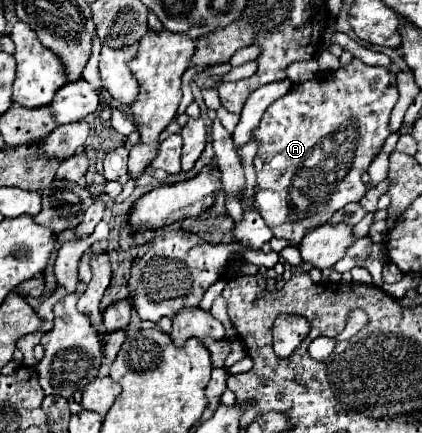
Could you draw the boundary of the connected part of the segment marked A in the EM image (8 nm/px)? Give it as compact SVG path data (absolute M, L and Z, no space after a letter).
M351 60L335 72L321 72L313 80L291 86L289 94L269 106L255 130L259 150L255 156L257 184L253 206L273 230L275 238L283 238L297 246L307 232L325 224L339 208L361 200L365 194L361 174L367 172L375 154L389 136L389 114L397 98L395 76L387 68Z

